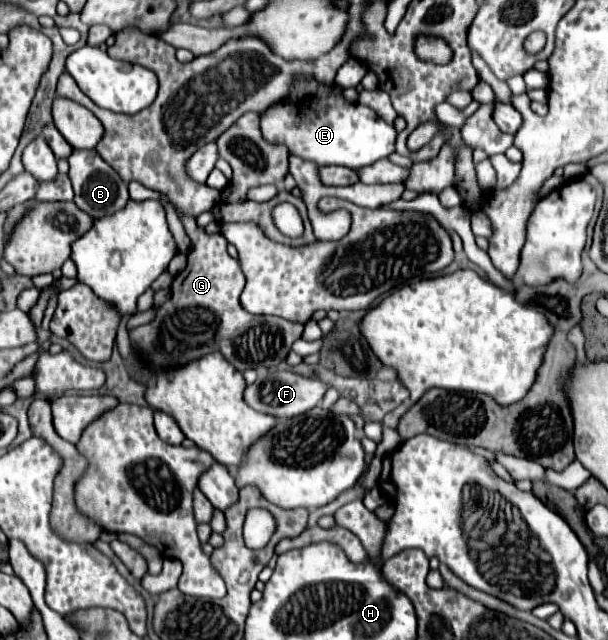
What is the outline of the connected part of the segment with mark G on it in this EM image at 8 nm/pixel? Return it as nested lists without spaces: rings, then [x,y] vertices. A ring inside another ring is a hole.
[[[181,218],[181,222],[191,238],[187,268],[173,278],[171,298],[159,306],[157,318],[151,324],[129,330],[133,354],[143,364],[149,364],[153,376],[159,370],[181,368],[209,352],[223,352],[225,360],[239,372],[259,368],[259,362],[263,368],[279,366],[287,358],[291,344],[301,338],[303,326],[277,316],[253,316],[243,310],[239,294],[245,280],[239,262],[227,252],[225,236],[207,236],[193,218]]]

